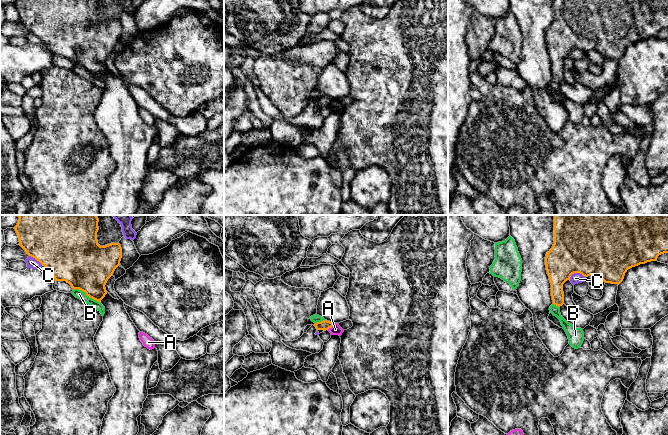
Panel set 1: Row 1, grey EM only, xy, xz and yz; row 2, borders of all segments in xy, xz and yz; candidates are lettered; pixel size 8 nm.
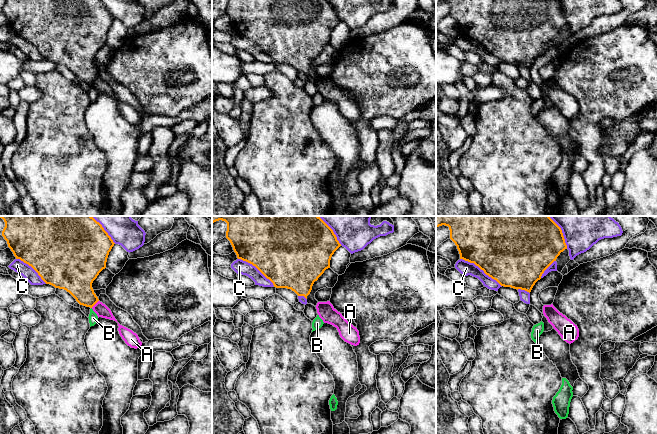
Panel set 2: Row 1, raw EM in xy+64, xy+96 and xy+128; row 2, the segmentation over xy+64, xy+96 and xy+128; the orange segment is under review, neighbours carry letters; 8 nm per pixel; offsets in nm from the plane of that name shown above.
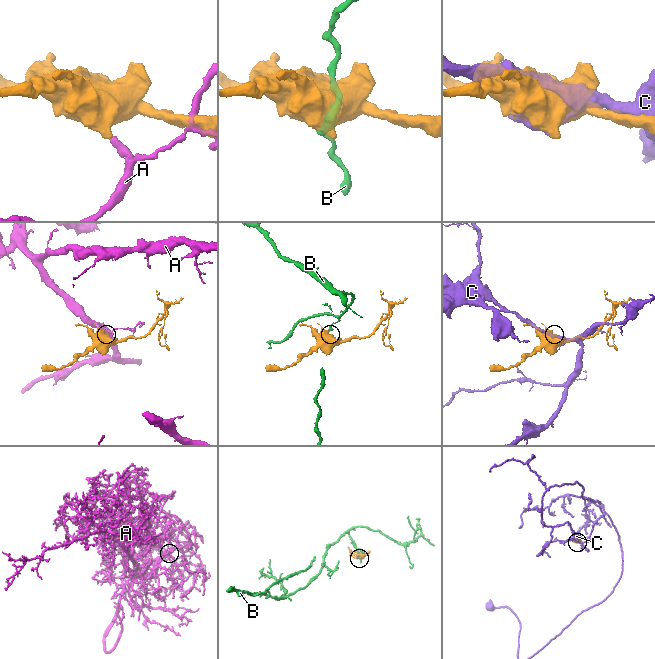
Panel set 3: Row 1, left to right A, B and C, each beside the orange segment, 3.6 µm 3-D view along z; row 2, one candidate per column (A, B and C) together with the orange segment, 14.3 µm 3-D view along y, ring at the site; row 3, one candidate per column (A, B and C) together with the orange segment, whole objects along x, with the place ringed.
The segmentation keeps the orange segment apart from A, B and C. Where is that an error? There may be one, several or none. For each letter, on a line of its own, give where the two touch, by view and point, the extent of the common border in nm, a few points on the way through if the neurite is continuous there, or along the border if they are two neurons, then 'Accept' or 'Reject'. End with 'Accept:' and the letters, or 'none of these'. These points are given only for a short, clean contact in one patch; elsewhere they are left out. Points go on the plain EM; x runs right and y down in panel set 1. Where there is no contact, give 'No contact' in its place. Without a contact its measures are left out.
A: Touches orange at xz (330, 103). Shared border 80 nm. Boundary: xz (334, 99), (327, 105). Reject
B: Touches orange at xy (87, 71). Shared border 260 nm. Boundary: xy (73, 65), (83, 67), (100, 79). Reject
C: Touches orange at yz (576, 48). Shared border 140 nm. Reject
Accept: none of these

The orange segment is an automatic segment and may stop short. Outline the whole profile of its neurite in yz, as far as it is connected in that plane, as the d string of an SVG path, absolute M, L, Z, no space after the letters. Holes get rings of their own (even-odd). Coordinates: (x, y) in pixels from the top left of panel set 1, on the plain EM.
M554 0L554 20L545 33L553 80L558 83L564 80L563 60L574 49L585 53L596 51L605 59L619 61L628 45L656 37L664 29L668 29L668 0Z

